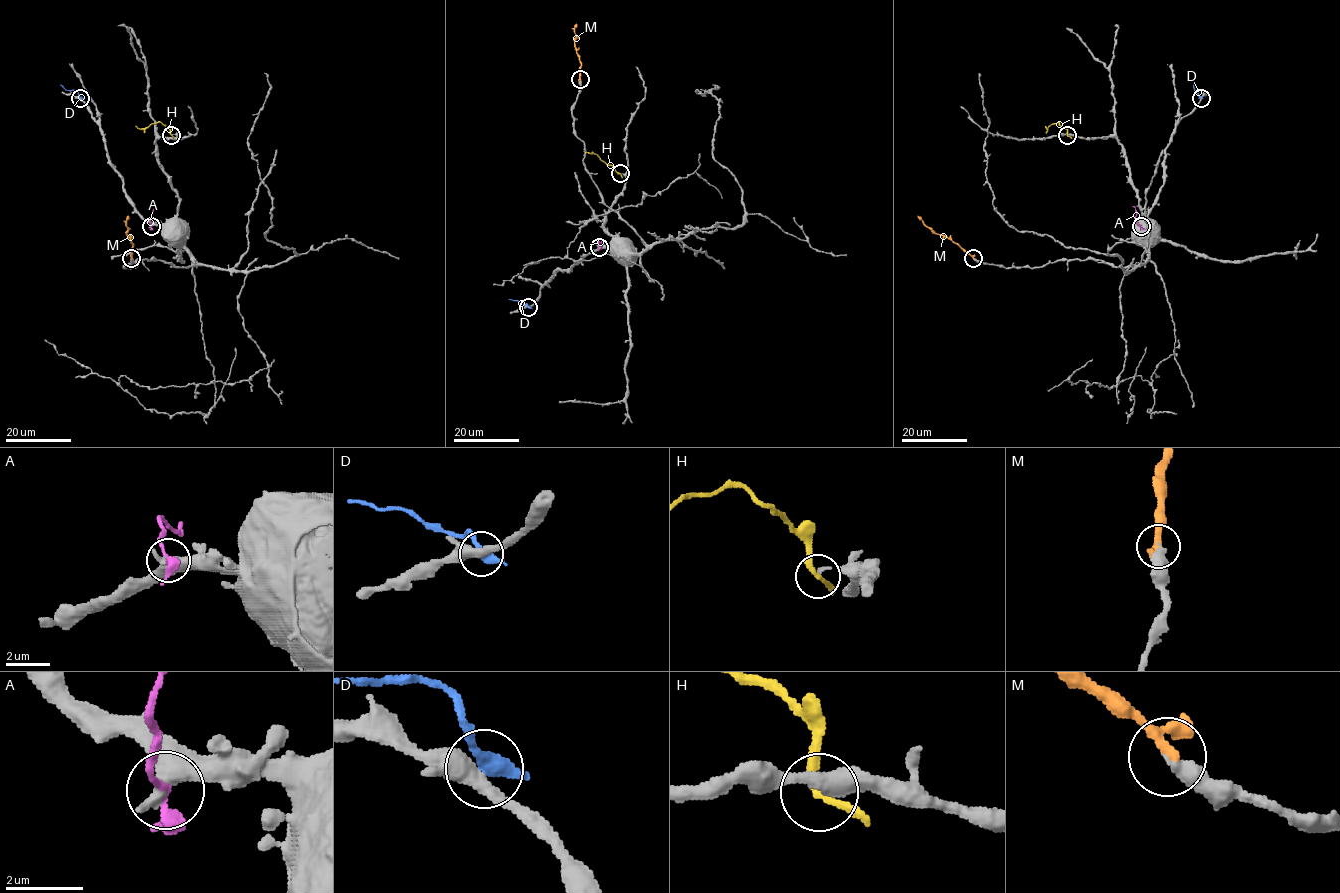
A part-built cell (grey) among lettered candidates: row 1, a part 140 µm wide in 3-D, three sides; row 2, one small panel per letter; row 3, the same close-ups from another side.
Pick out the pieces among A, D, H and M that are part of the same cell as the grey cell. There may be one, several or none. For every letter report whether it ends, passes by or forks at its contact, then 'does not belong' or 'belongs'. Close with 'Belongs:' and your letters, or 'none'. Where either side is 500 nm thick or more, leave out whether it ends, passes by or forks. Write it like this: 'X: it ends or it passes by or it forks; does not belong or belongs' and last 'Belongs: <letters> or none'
A: does not belong
D: it ends; does not belong
H: it passes by; does not belong
M: it passes by; belongs
Belongs: M

